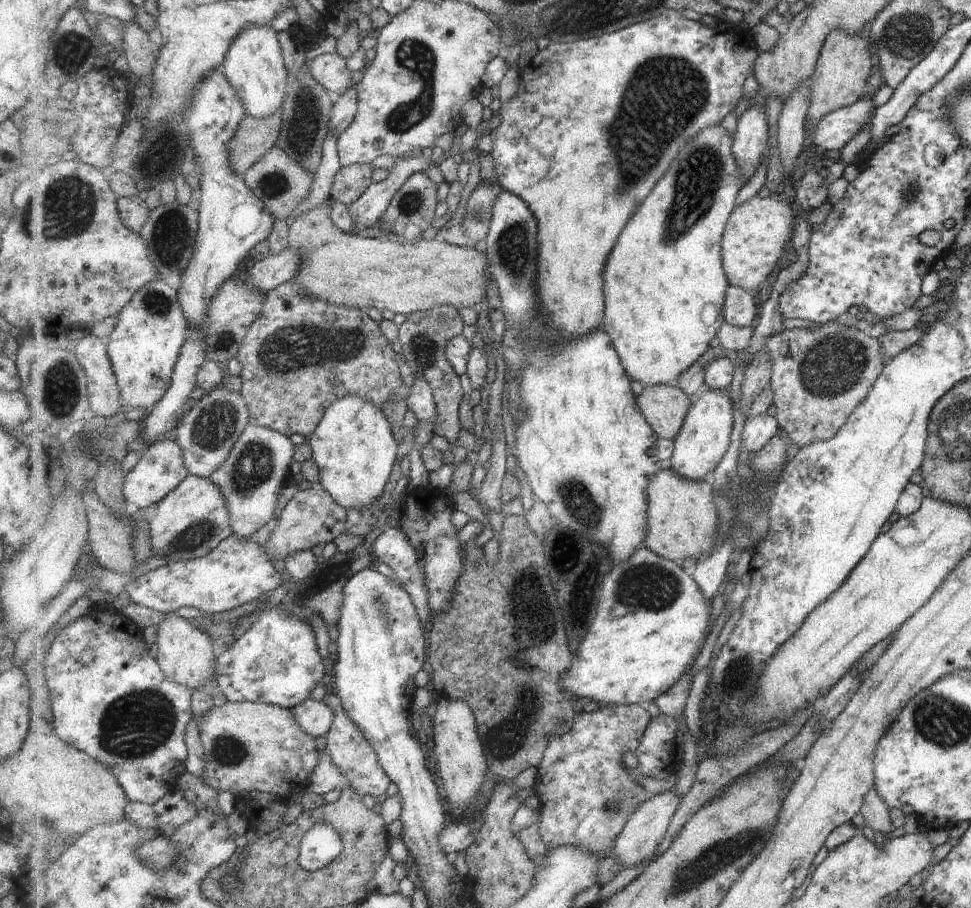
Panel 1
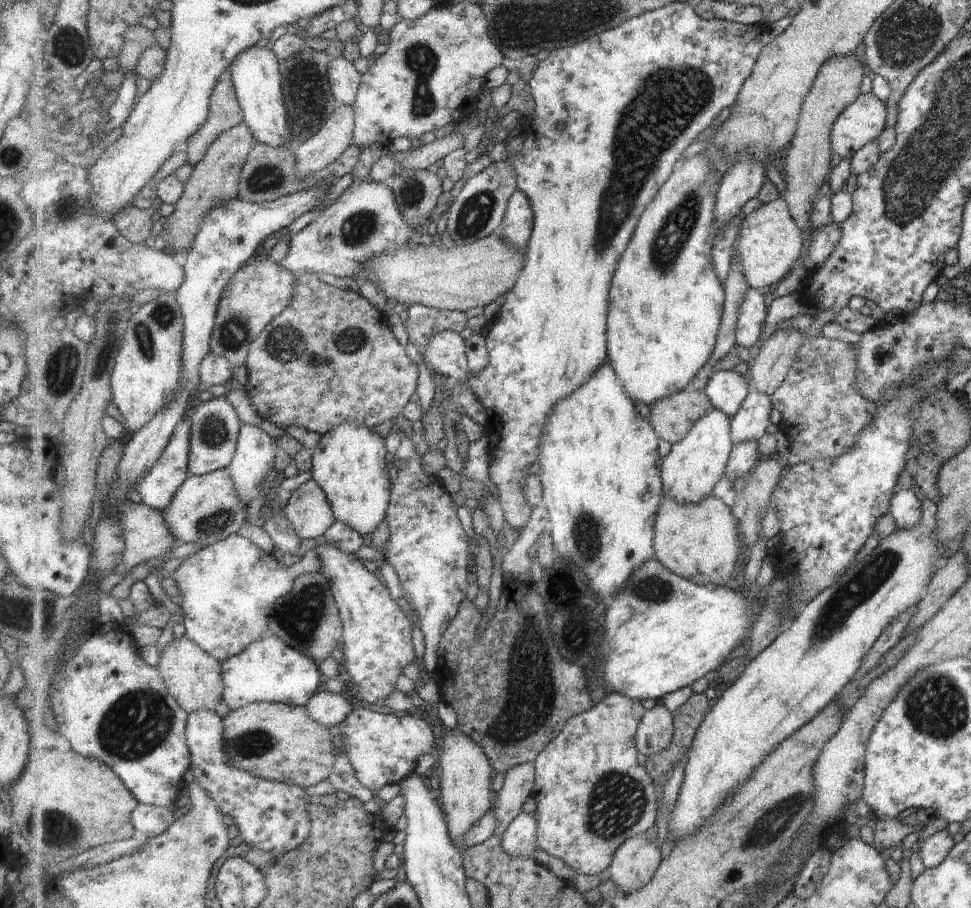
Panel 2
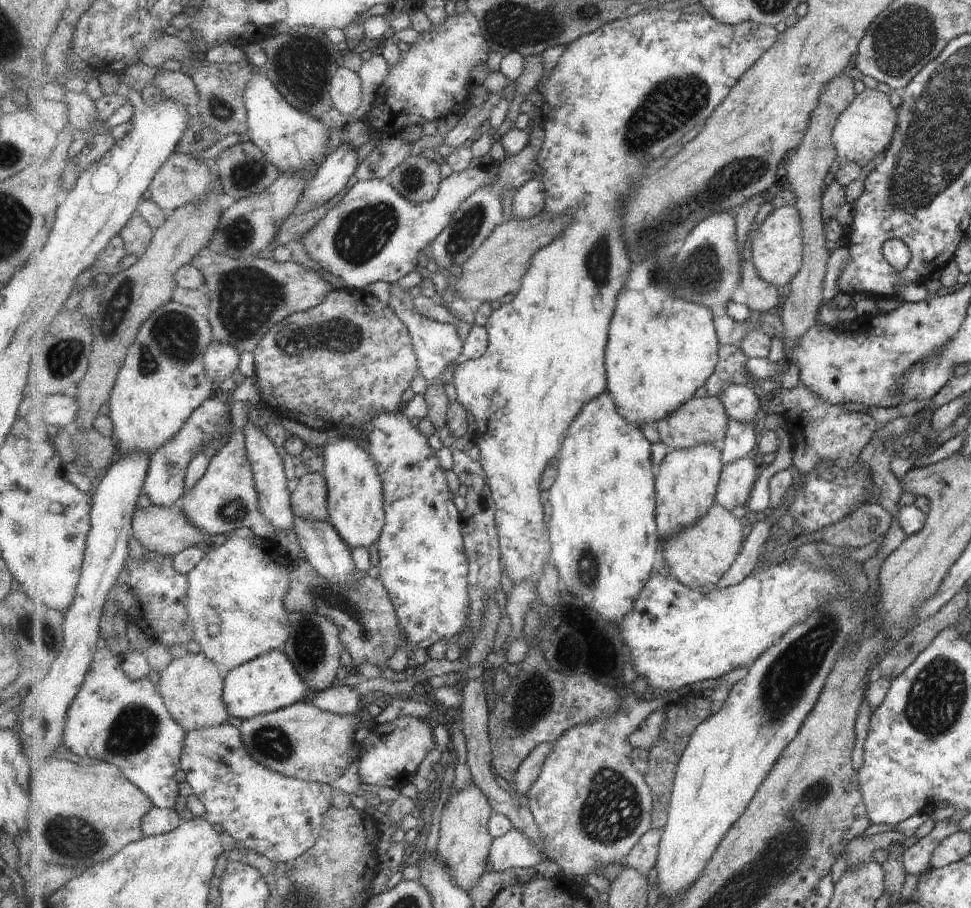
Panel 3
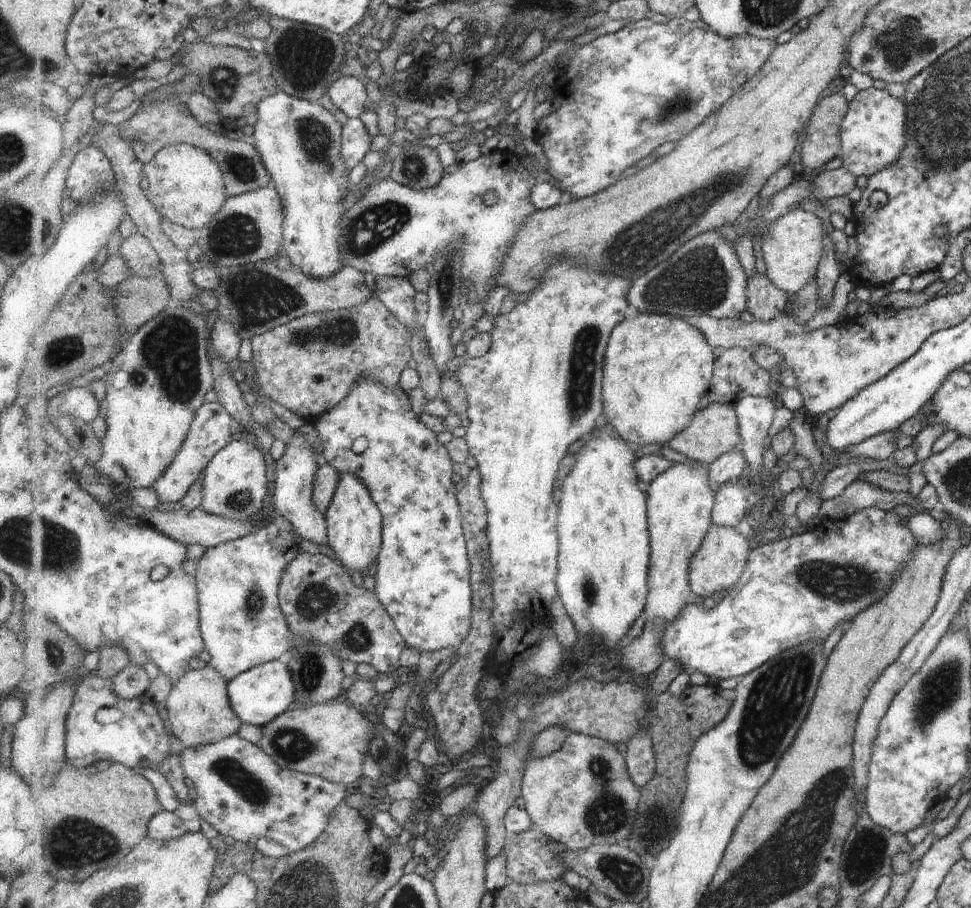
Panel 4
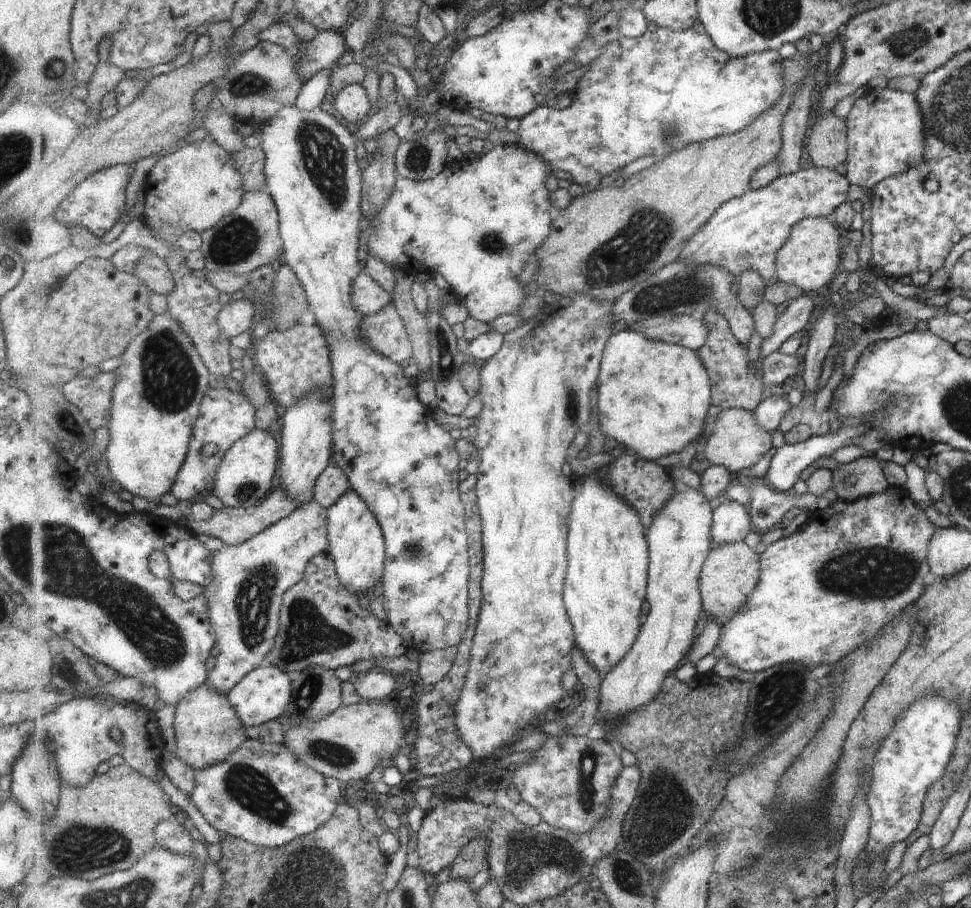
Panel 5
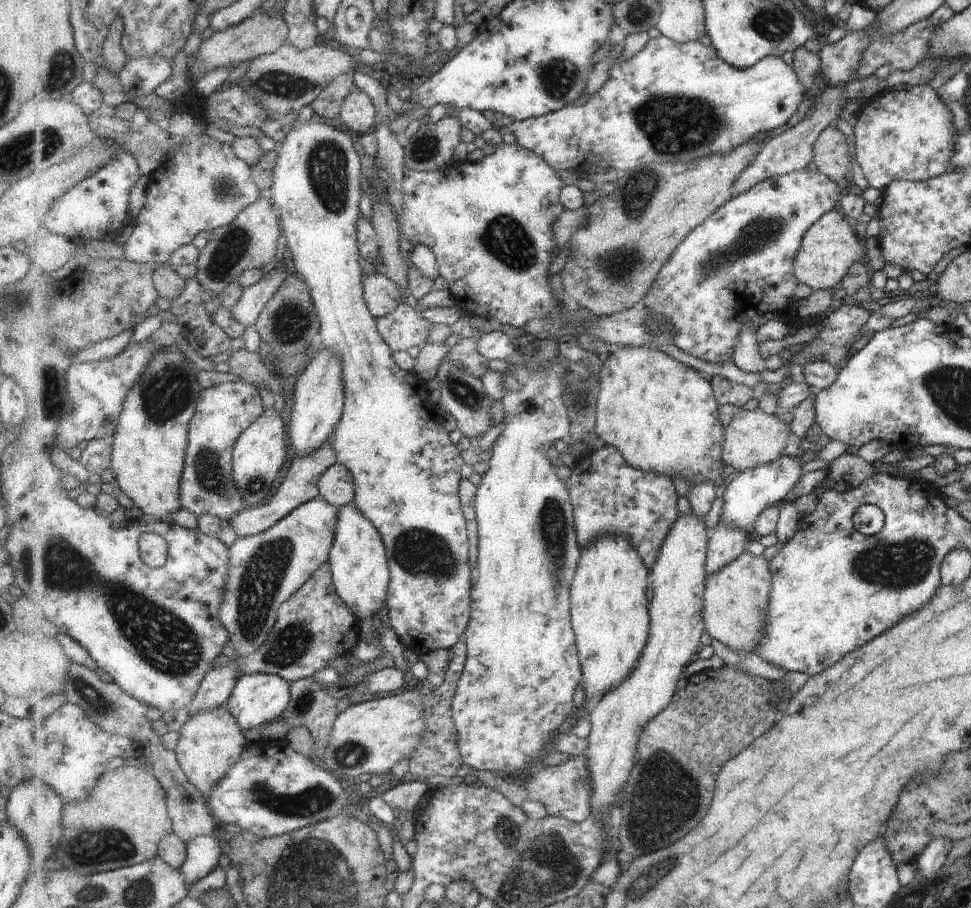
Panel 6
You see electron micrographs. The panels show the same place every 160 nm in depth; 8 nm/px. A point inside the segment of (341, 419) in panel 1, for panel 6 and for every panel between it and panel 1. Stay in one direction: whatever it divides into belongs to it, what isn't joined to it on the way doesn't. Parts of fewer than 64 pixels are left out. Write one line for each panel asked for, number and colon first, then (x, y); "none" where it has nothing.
2: (350, 462)
3: (356, 499)
4: (354, 521)
5: (357, 543)
6: (361, 574)

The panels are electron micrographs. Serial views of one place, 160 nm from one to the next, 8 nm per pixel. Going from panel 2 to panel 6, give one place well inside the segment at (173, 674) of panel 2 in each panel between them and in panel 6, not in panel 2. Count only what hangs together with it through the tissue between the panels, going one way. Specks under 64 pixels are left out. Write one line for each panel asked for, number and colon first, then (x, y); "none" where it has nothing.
3: (193, 686)
4: (198, 706)
5: (208, 730)
6: (211, 743)

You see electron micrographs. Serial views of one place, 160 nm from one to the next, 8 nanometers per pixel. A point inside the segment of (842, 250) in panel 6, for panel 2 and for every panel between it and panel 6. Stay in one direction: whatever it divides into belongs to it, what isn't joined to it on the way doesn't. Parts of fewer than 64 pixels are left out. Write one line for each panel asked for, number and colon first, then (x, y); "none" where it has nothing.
2: (771, 244)
3: (778, 246)
4: (792, 251)
5: (809, 260)

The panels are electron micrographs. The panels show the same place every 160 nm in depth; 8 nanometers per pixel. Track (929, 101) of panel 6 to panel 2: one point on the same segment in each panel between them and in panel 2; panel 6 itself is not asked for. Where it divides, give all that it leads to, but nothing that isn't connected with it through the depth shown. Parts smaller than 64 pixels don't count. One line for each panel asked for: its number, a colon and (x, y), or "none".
2: (859, 123)
3: (864, 130)
4: (872, 132)
5: (884, 127)

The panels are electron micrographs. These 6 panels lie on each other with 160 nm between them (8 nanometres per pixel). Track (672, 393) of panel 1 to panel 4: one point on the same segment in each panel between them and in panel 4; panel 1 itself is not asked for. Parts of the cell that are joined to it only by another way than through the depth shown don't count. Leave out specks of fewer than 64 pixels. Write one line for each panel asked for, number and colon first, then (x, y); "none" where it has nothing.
2: (673, 417)
3: (702, 420)
4: (714, 430)

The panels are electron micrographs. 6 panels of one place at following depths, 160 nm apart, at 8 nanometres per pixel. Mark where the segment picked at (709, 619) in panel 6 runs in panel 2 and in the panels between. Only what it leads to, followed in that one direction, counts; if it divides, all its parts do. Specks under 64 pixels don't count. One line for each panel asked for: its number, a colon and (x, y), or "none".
2: (700, 541)
3: (700, 557)
4: (722, 560)
5: (731, 573)

